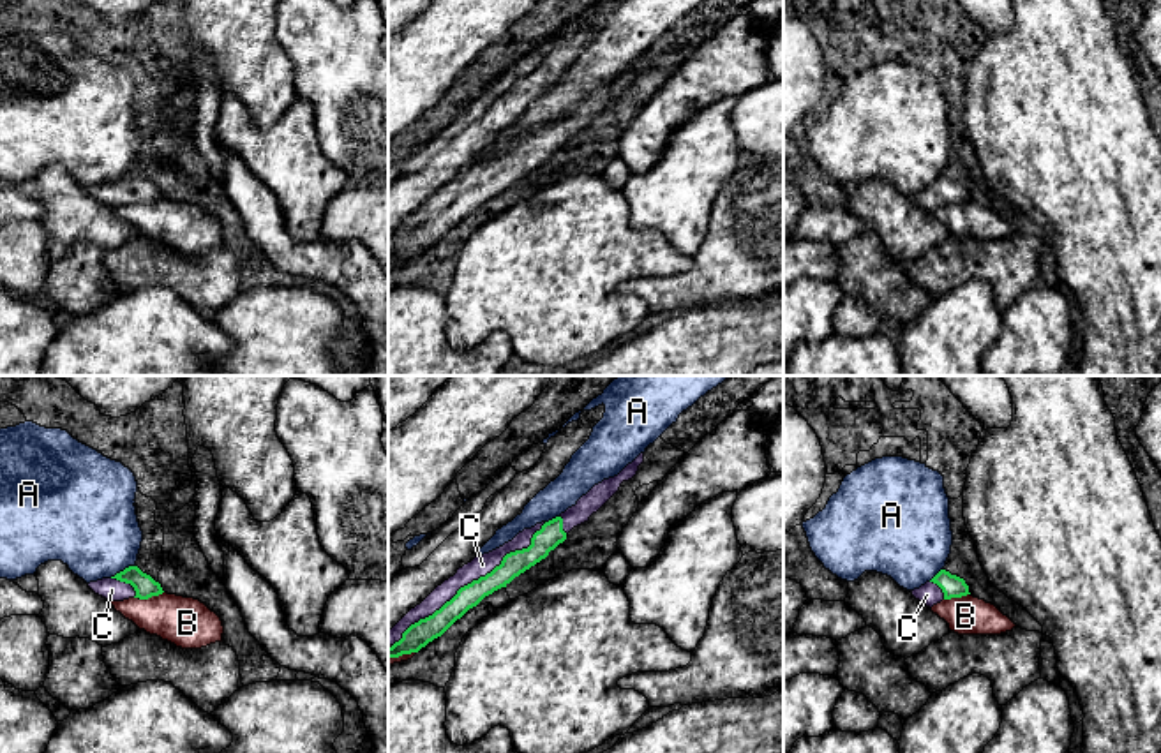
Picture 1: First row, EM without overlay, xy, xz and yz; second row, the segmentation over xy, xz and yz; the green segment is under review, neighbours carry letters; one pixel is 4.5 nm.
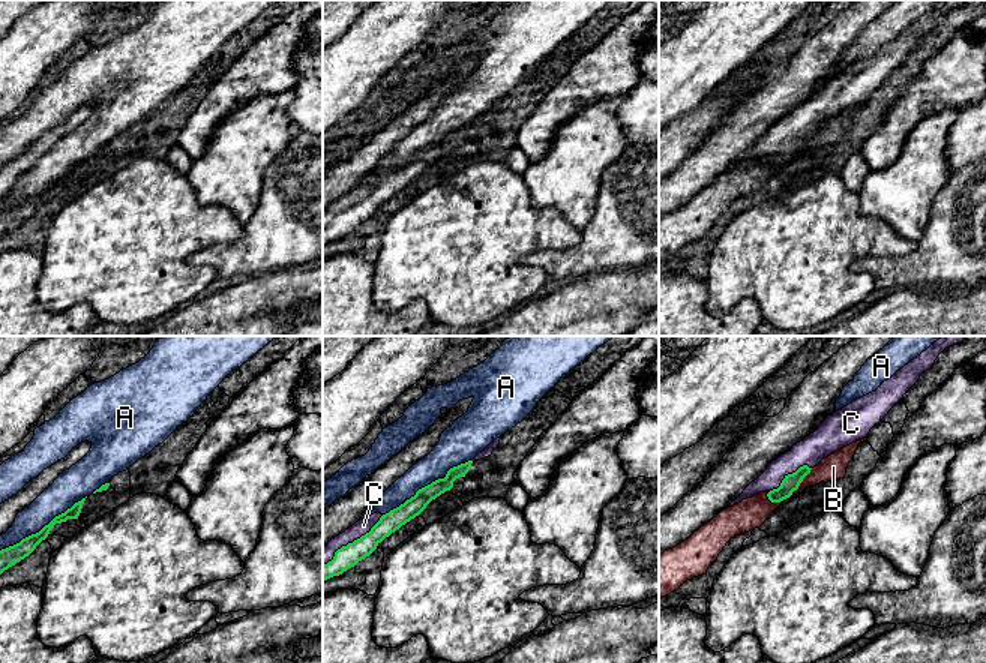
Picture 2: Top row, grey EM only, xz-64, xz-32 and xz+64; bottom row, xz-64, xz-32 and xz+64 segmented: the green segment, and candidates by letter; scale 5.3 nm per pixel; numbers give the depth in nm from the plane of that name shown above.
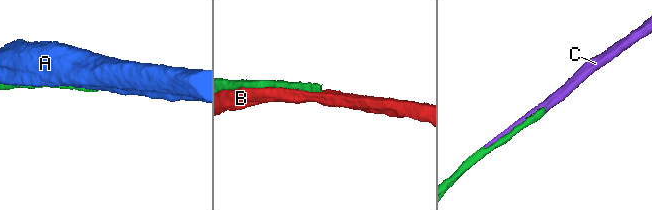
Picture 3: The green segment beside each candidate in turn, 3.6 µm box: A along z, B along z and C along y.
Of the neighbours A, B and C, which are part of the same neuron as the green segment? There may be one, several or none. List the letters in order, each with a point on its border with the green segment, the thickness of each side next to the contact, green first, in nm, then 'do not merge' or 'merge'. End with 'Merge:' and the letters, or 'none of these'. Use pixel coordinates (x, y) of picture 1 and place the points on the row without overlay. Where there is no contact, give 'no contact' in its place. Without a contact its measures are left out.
A: xy (124, 175) | 100/420 nm | do not merge
B: xy (149, 201) | 100/240 nm | do not merge
C: xz (473, 186) | 110/90 nm | merge
Merge: C

